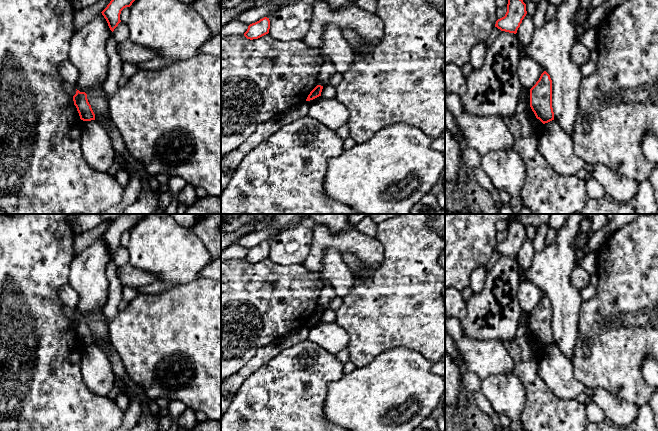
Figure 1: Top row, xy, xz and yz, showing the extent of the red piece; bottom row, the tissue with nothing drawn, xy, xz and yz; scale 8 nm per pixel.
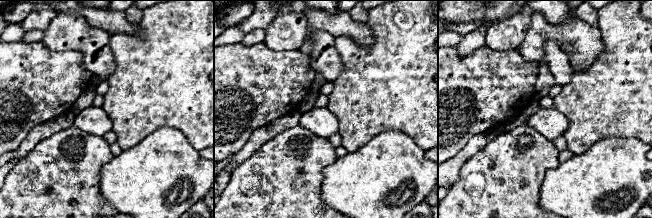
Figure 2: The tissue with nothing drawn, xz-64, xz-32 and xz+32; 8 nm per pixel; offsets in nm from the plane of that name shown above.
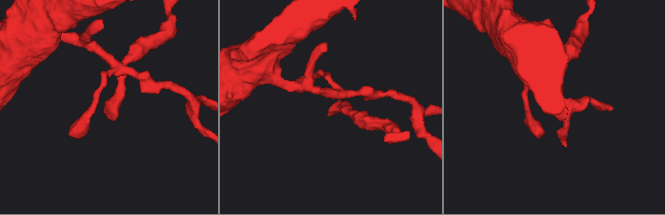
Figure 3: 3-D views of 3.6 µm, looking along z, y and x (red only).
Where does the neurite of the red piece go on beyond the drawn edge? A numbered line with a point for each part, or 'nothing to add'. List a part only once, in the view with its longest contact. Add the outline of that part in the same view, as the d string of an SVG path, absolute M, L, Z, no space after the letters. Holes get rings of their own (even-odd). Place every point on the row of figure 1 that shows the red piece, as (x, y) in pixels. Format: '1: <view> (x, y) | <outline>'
nothing to add

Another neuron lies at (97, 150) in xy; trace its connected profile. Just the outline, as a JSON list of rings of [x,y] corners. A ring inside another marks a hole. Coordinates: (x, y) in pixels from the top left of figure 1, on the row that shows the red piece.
[[[96,120],[84,121],[81,148],[91,169],[105,172],[113,165],[116,152],[110,137]]]

